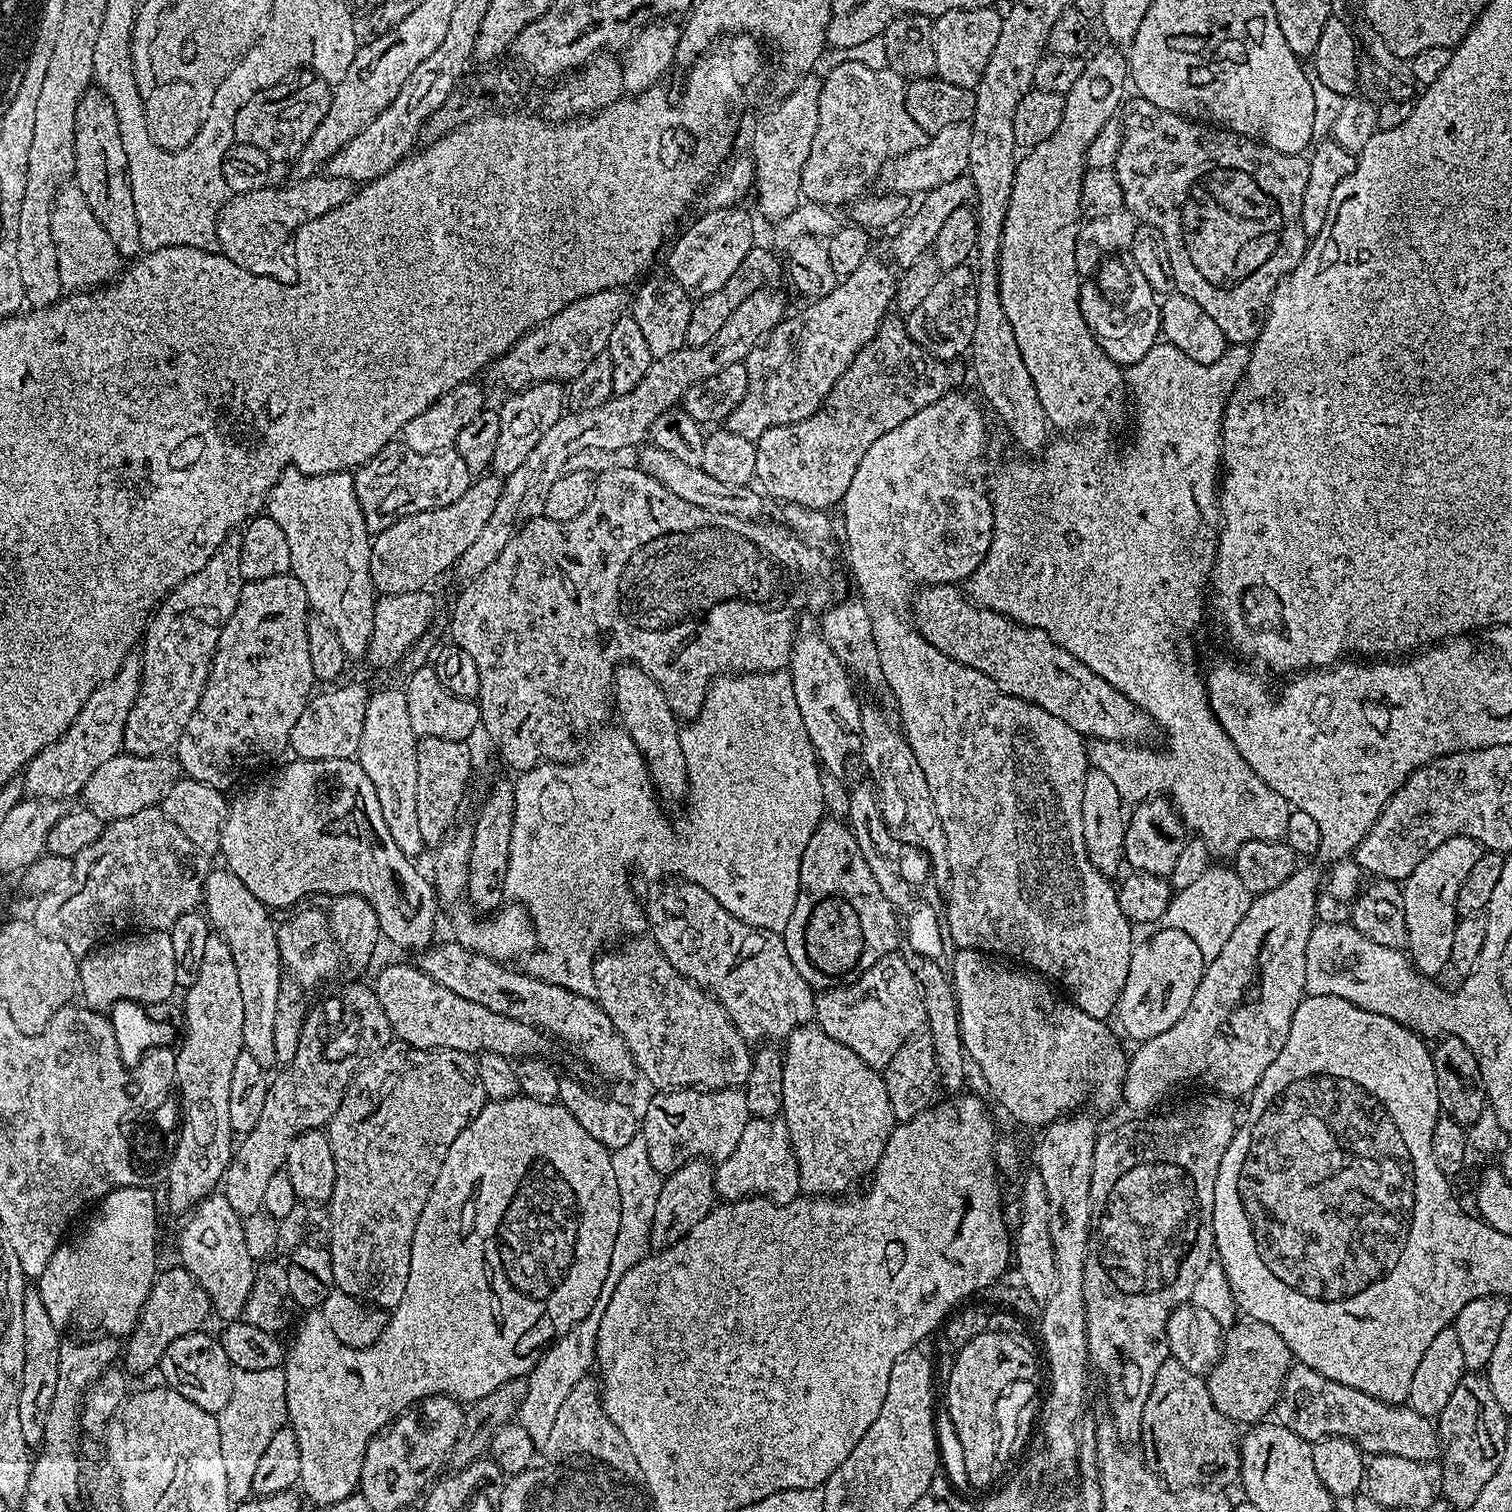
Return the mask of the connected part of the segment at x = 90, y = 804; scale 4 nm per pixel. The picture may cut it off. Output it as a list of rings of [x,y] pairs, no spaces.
[[[121,754],[112,758],[110,762],[106,762],[106,766],[98,766],[98,770],[91,776],[90,782],[86,782],[82,791],[83,807],[105,822],[130,818],[139,812],[155,809],[177,780],[178,764],[175,759],[165,758],[164,756],[129,756]]]

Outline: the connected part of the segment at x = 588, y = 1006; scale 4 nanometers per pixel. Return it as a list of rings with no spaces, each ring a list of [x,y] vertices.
[[[458,943],[439,944],[419,955],[418,966],[439,980],[442,986],[454,990],[454,994],[478,1002],[478,1006],[486,1006],[486,1010],[494,1010],[494,1014],[514,1018],[533,1029],[541,1028],[566,1040],[588,1063],[612,1080],[628,1080],[637,1075],[638,1069],[622,1034],[618,1034],[614,1022],[610,1022],[595,999],[572,993],[526,972],[515,972],[507,963],[486,958],[481,952],[471,952]]]

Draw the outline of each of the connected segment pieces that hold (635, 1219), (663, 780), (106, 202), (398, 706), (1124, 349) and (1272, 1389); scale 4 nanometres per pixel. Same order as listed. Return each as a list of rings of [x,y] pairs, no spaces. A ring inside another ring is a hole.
[[[643,1135],[630,1138],[626,1146],[612,1152],[614,1182],[618,1182],[620,1199],[620,1217],[618,1218],[618,1238],[614,1238],[614,1254],[610,1254],[610,1274],[607,1287],[616,1288],[618,1282],[639,1260],[649,1255],[648,1235],[654,1218],[654,1208],[658,1203],[658,1194],[662,1183],[662,1174],[650,1166],[650,1154],[646,1154],[646,1142]]]
[[[625,662],[614,669],[614,708],[620,711],[622,726],[638,746],[647,773],[659,793],[680,799],[687,793],[687,772],[684,751],[680,746],[678,718],[668,705],[666,694],[637,664]]]
[[[89,87],[83,98],[80,99],[78,114],[76,115],[76,171],[74,180],[82,190],[90,210],[94,210],[94,216],[98,222],[102,222],[102,230],[110,234],[110,242],[114,242],[117,252],[124,258],[135,258],[141,255],[140,227],[138,226],[138,214],[134,214],[134,190],[130,186],[130,174],[126,162],[126,150],[122,146],[122,134],[118,126],[116,105],[99,87]]]
[[[388,688],[385,692],[373,691],[366,706],[358,761],[374,784],[382,818],[386,820],[394,845],[409,858],[416,858],[426,848],[422,833],[418,831],[418,809],[414,807],[414,793],[418,787],[417,739],[410,726],[410,710],[406,710],[405,693],[396,688]]]
[[[1124,258],[1104,260],[1096,267],[1096,275],[1085,279],[1080,285],[1080,309],[1096,339],[1100,341],[1102,350],[1112,361],[1127,366],[1146,358],[1156,338],[1152,336],[1160,332],[1160,320],[1167,343],[1175,345],[1182,350],[1182,354],[1194,358],[1199,364],[1213,364],[1224,357],[1228,343],[1218,322],[1210,314],[1193,299],[1179,292],[1163,299],[1165,301],[1160,312],[1159,306],[1152,304],[1158,300],[1158,296],[1152,291],[1150,282],[1142,278],[1135,264],[1120,259]]]
[[[1250,1319],[1240,1323],[1233,1323],[1227,1329],[1220,1360],[1207,1373],[1206,1383],[1214,1406],[1226,1419],[1233,1422],[1245,1420],[1245,1425],[1251,1426],[1263,1421],[1267,1417],[1264,1415],[1275,1409],[1280,1387],[1294,1363],[1294,1357],[1274,1326]]]

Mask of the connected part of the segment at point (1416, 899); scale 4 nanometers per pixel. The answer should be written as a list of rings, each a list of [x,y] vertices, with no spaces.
[[[1463,838],[1442,842],[1442,846],[1438,846],[1434,854],[1422,858],[1403,881],[1405,897],[1410,898],[1410,956],[1416,971],[1429,978],[1439,977],[1439,972],[1449,967],[1458,919],[1458,890],[1474,862],[1478,862],[1481,851],[1481,848],[1468,848]]]

